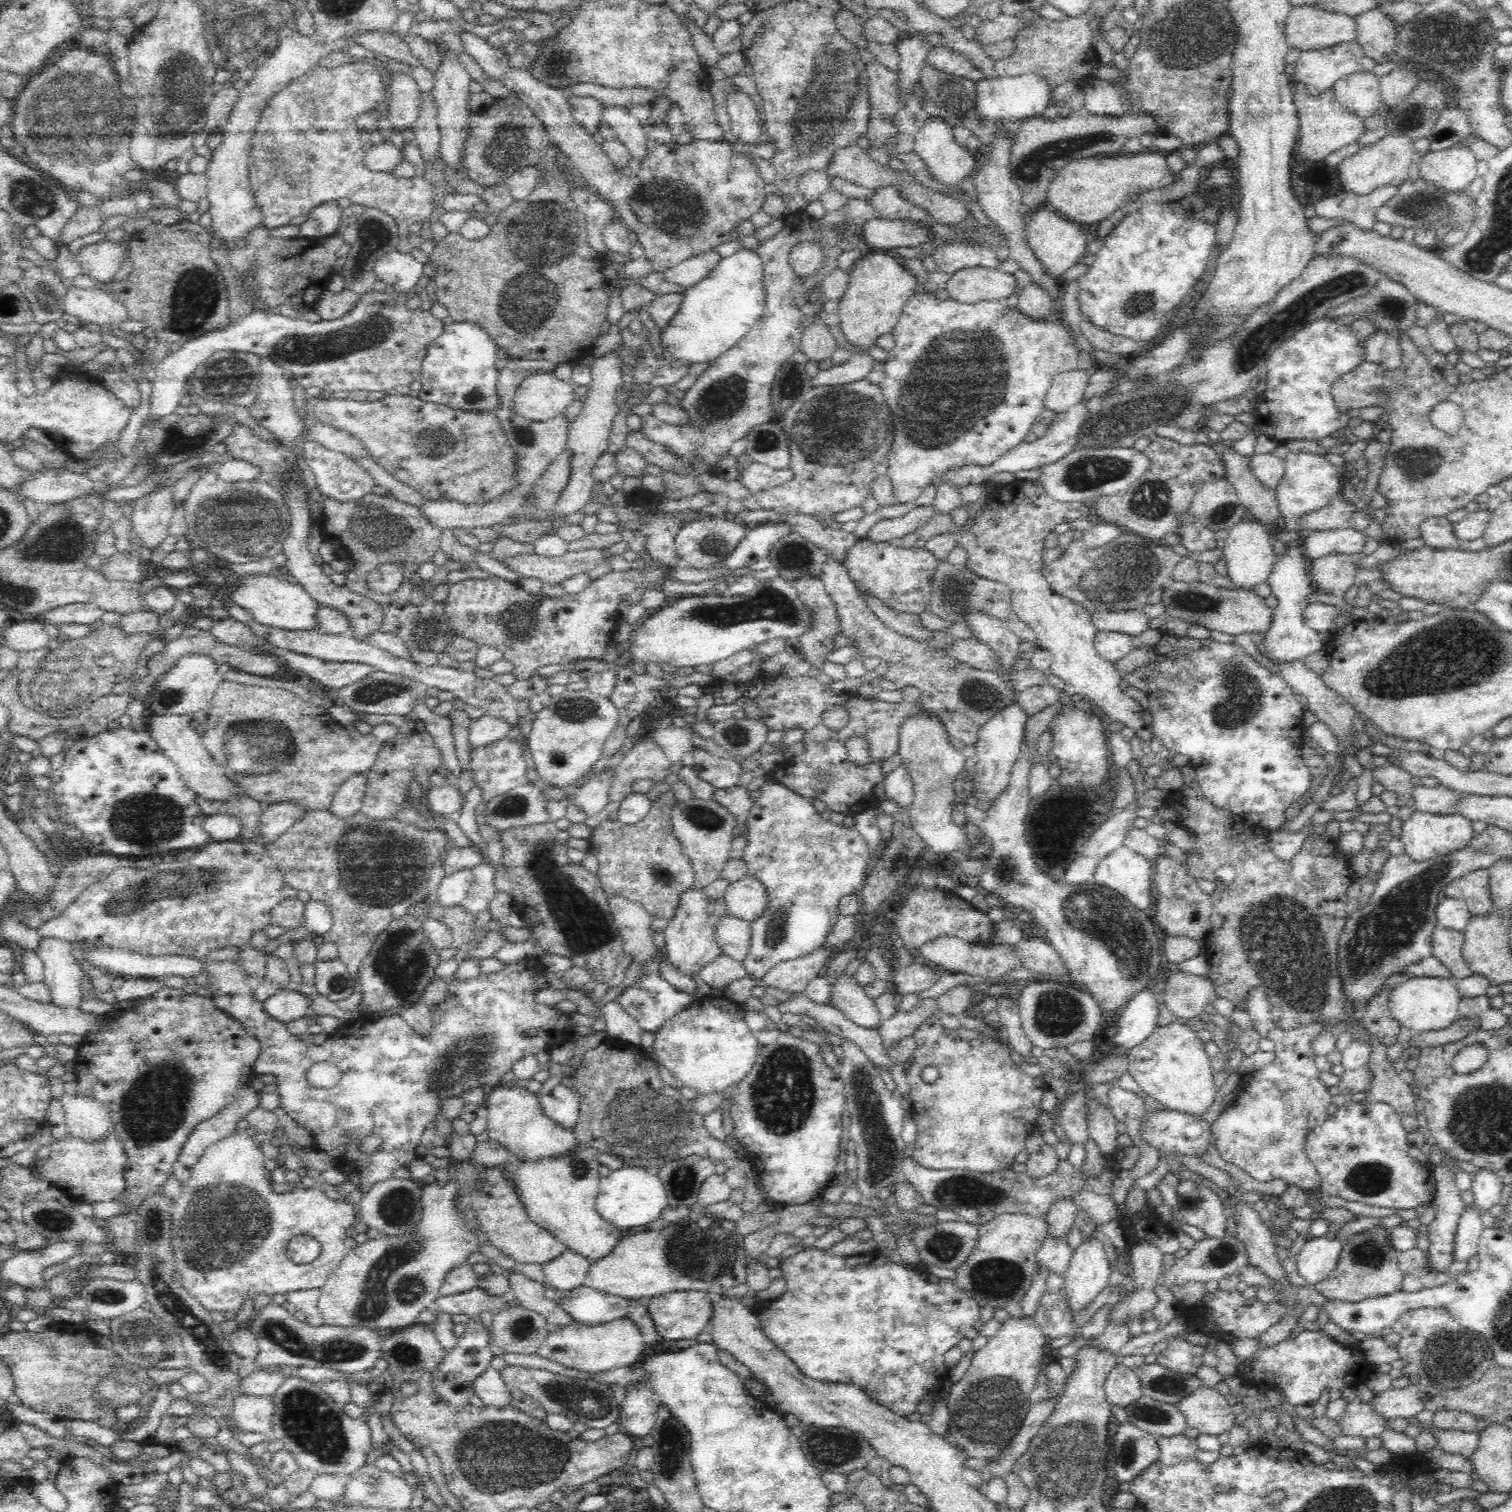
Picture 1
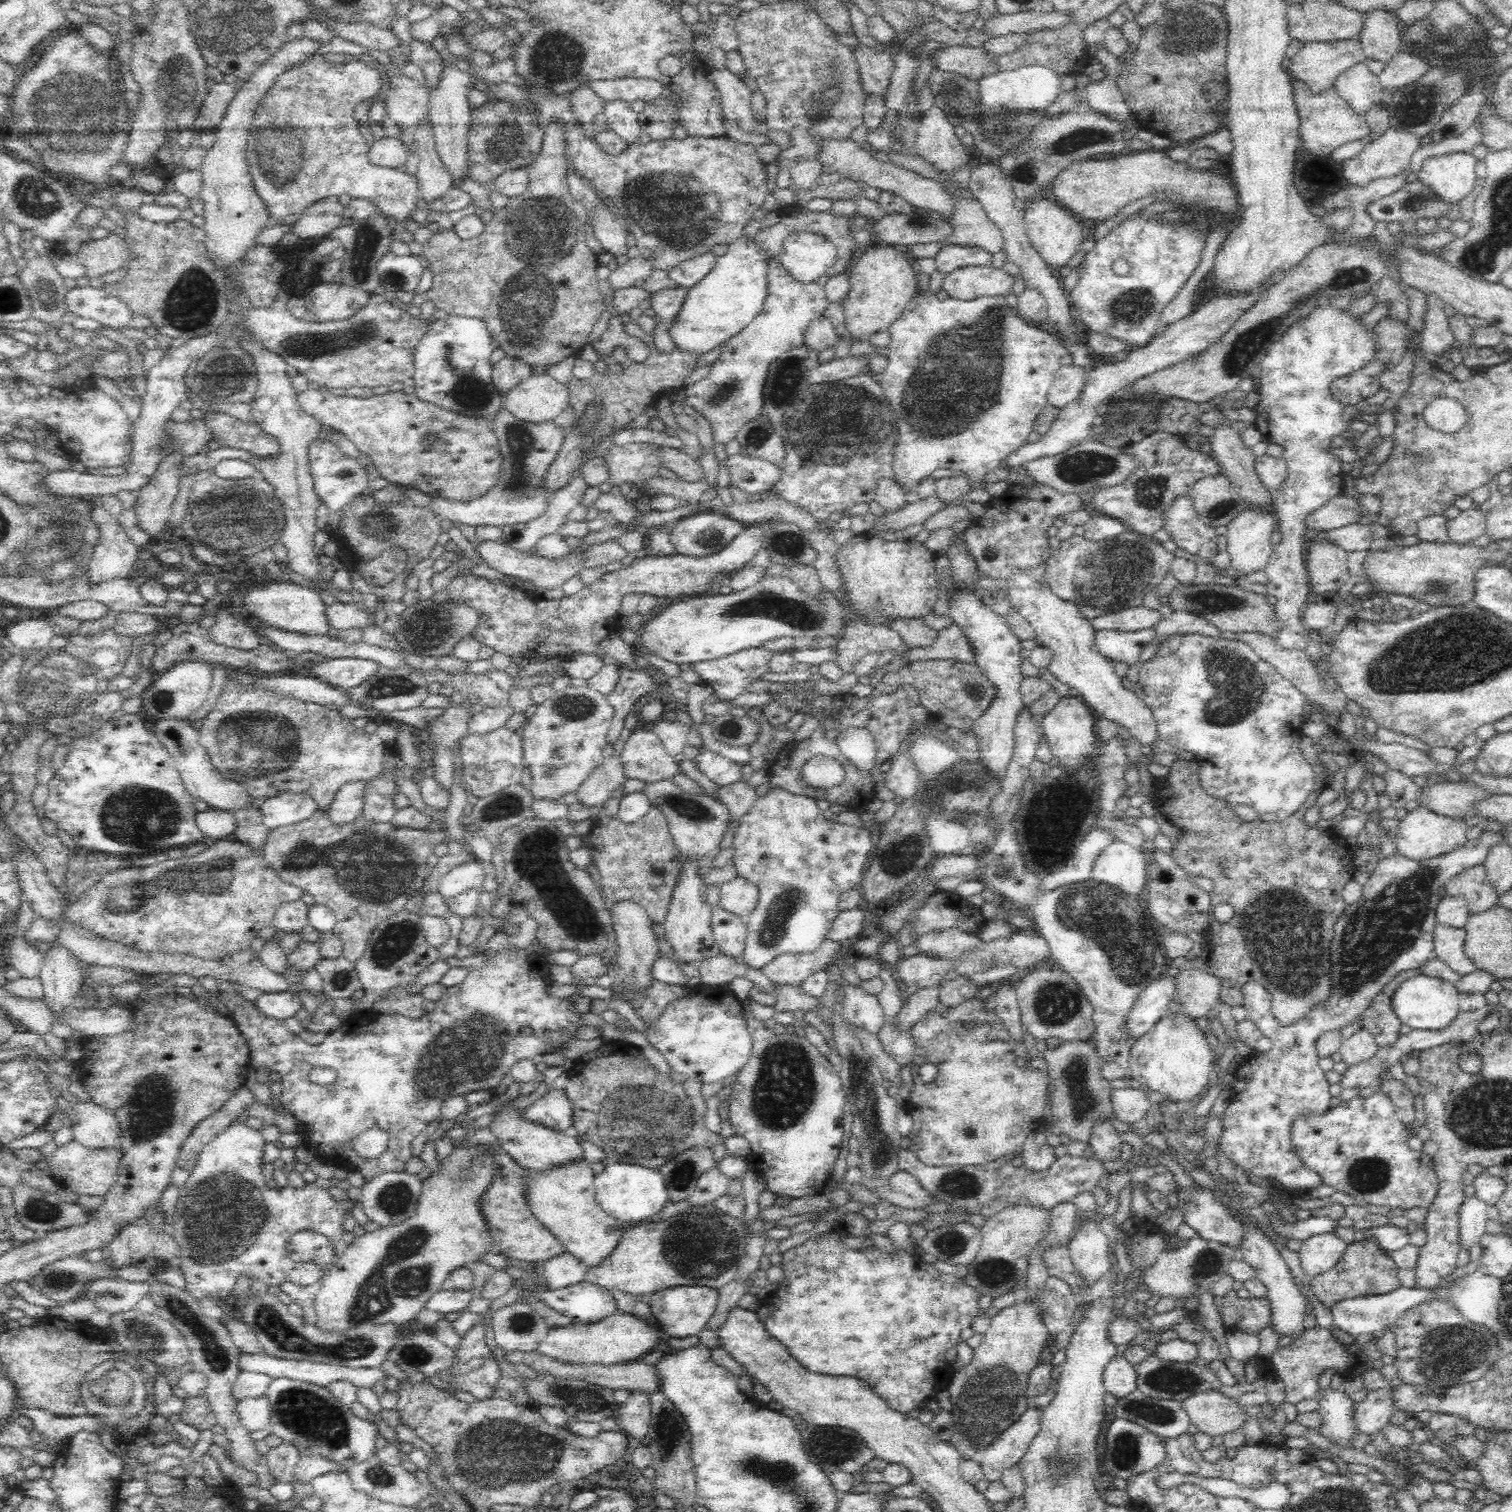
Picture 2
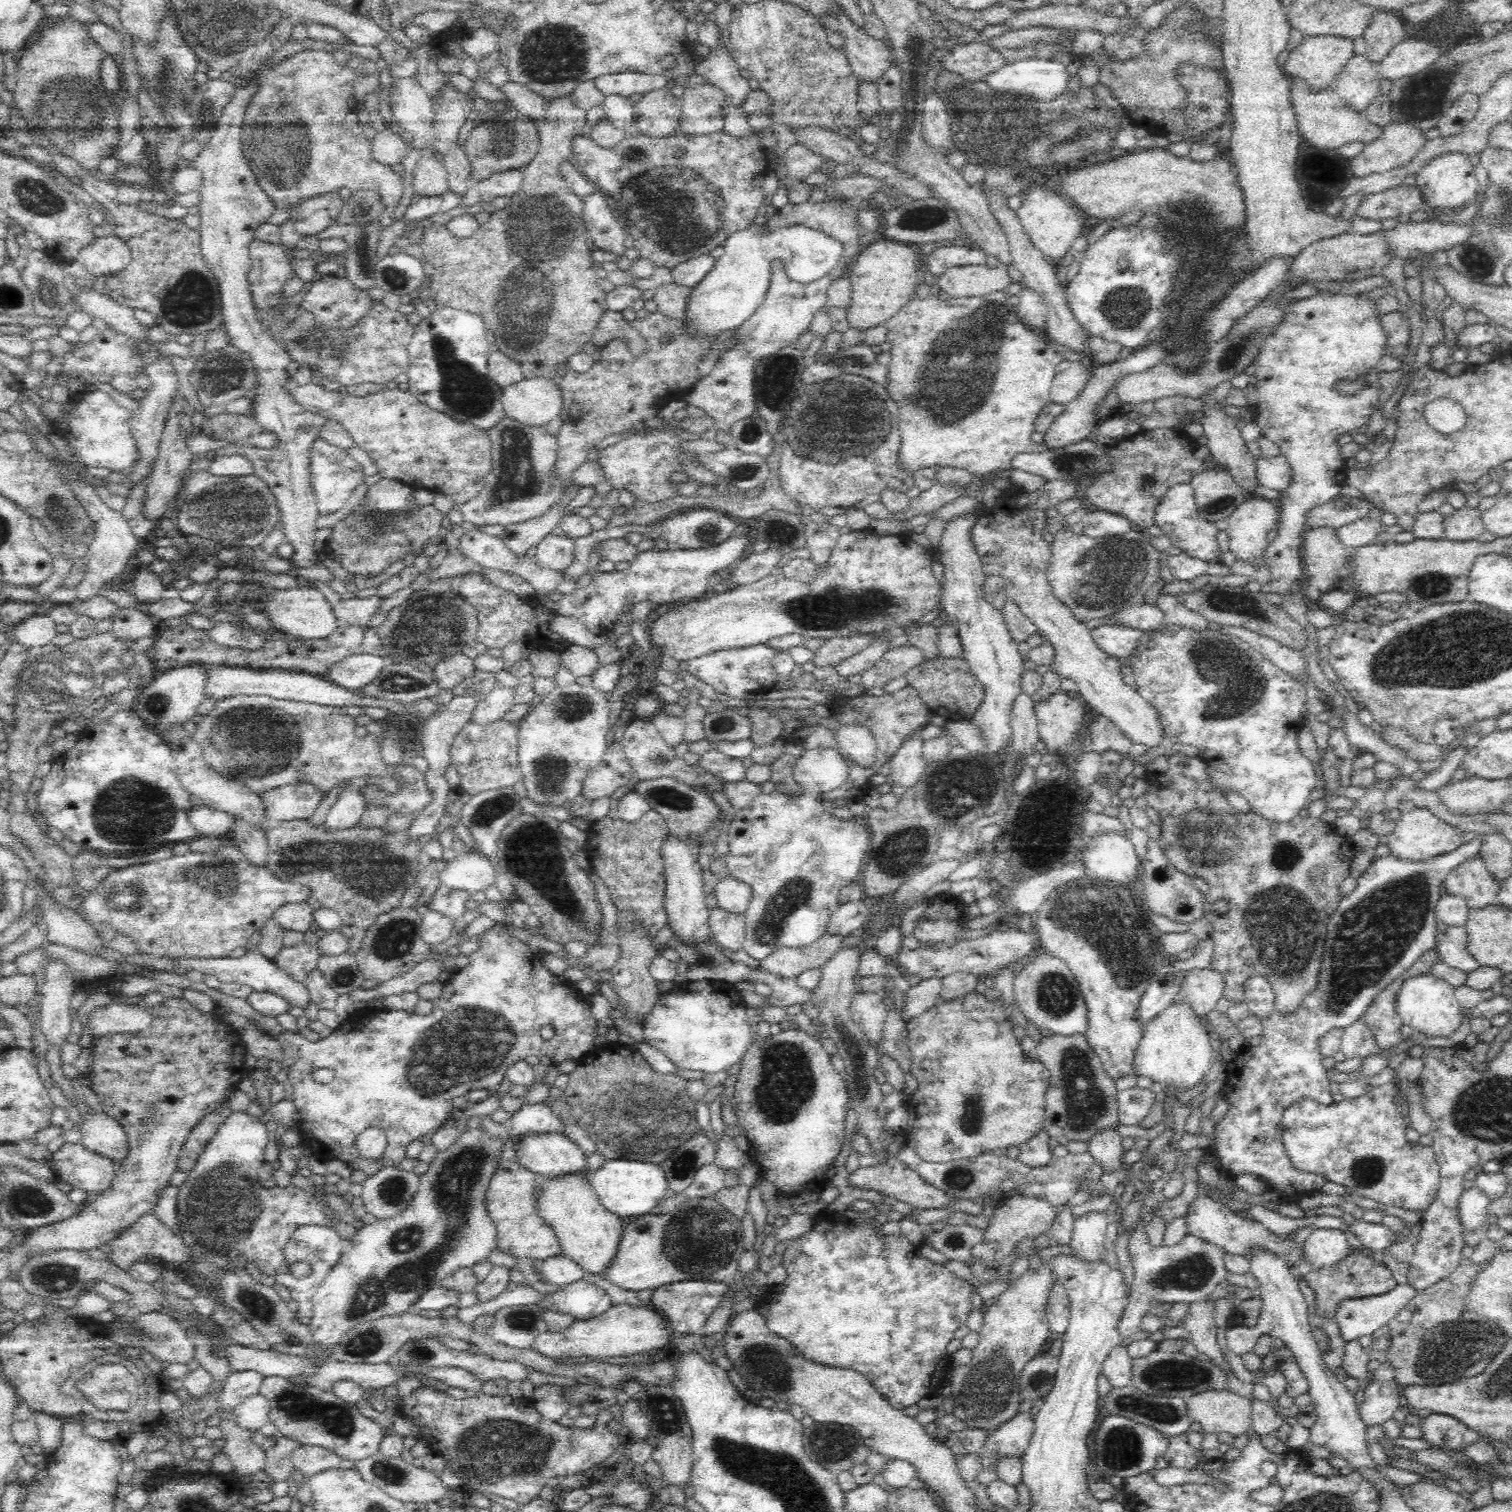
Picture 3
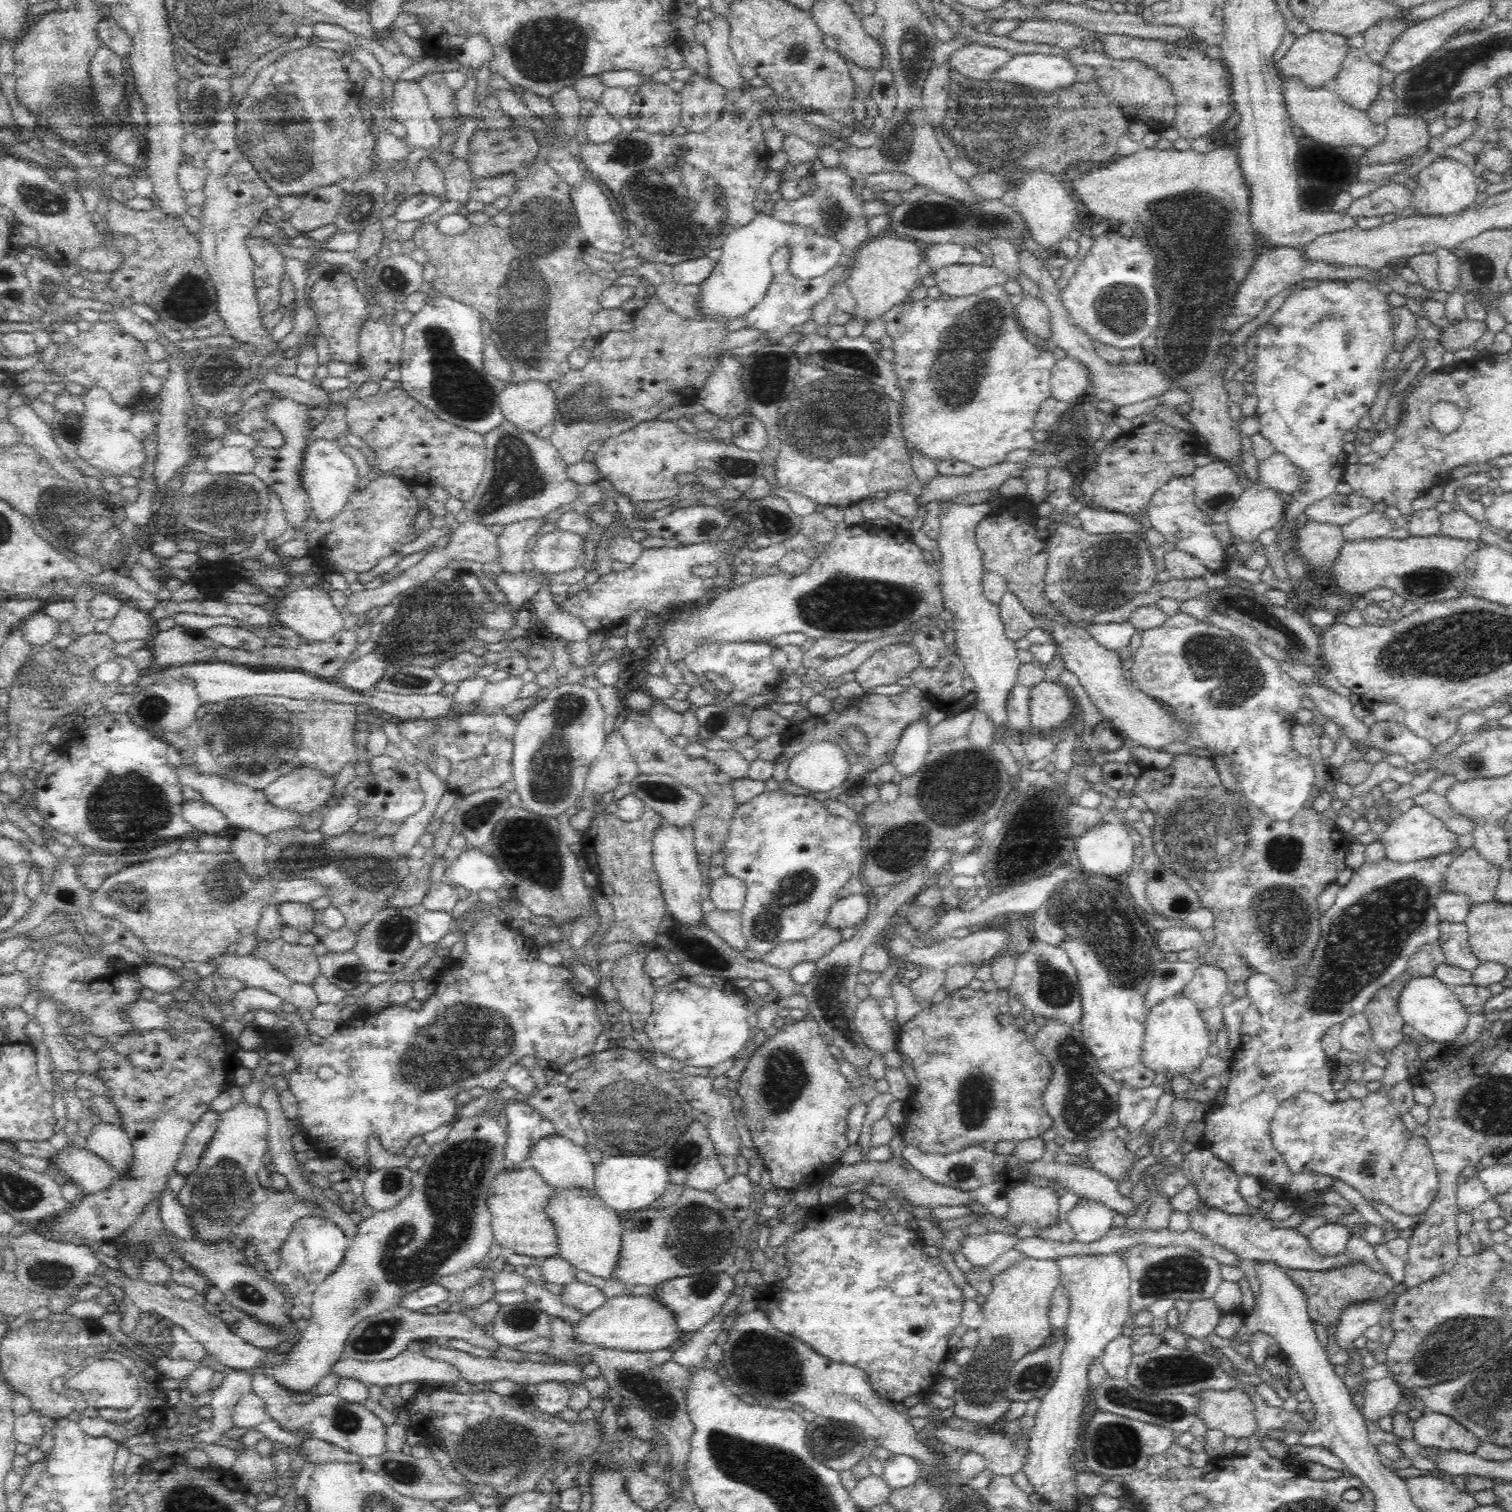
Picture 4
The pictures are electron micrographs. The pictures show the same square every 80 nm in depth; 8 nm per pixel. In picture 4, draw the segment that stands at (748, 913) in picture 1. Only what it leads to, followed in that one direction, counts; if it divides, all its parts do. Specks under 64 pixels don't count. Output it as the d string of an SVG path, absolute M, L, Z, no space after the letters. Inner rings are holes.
M724 874L711 883L709 899L714 903L716 910L730 912L742 908L746 894L746 886L742 880Z

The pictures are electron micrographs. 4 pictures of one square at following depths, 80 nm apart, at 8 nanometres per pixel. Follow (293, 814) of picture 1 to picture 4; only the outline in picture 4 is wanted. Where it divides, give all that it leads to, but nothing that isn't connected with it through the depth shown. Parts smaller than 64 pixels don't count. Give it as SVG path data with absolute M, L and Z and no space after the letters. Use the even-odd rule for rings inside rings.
M294 765L270 781L264 794L272 805L290 811L310 813L325 803L336 784L336 774L328 774L321 767Z

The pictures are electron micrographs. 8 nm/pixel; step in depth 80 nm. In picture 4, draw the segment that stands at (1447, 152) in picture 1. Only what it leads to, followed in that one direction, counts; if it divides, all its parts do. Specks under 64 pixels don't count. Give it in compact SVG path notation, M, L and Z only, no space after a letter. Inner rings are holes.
M1455 158L1438 159L1427 168L1424 168L1415 178L1417 184L1412 191L1413 197L1409 206L1412 206L1414 210L1418 210L1416 214L1446 216L1457 213L1474 204L1479 192L1472 170L1455 160Z

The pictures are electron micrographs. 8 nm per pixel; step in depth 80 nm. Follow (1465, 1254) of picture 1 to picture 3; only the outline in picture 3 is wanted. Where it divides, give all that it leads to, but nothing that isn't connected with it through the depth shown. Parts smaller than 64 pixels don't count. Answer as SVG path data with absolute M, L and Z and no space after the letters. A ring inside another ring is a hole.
M1478 1185L1470 1186L1460 1193L1459 1218L1466 1232L1478 1234L1480 1226L1489 1216L1489 1206L1492 1202Z

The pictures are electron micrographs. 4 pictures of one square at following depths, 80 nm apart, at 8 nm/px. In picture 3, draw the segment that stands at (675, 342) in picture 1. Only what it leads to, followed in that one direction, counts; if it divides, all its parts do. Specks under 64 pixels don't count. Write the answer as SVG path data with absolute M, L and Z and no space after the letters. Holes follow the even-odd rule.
M752 224L744 230L731 234L723 245L723 256L715 263L714 268L693 288L690 294L686 323L690 325L690 331L698 337L716 335L728 330L738 328L745 320L754 314L754 311L762 304L766 296L771 280L771 263L778 258L785 266L786 275L794 281L808 284L826 276L841 260L843 245L835 238L826 236L823 232L808 228L804 225L782 225L774 227L763 224Z

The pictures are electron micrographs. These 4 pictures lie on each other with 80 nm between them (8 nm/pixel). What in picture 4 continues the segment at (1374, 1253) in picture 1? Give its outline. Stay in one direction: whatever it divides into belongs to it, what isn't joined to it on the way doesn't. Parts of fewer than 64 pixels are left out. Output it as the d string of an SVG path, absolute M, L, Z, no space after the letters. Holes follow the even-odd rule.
M1358 1262L1346 1268L1326 1270L1326 1271L1307 1271L1285 1269L1286 1276L1300 1288L1306 1296L1307 1313L1310 1322L1322 1324L1322 1326L1336 1326L1341 1314L1349 1306L1364 1304L1364 1302L1378 1302L1390 1295L1396 1286L1393 1278L1388 1274L1374 1272L1366 1264Z

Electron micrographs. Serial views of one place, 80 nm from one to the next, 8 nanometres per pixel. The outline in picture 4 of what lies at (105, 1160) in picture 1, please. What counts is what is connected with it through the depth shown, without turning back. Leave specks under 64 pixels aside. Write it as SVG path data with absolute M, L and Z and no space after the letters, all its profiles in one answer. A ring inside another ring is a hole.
M66 1147L53 1161L67 1180L76 1184L81 1196L106 1190L117 1177L105 1160L86 1148Z

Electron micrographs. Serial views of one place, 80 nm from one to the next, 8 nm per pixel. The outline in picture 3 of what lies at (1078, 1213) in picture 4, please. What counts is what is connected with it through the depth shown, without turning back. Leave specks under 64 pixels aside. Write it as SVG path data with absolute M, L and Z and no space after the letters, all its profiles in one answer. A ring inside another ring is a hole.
M1110 1211L1104 1212L1088 1212L1088 1214L1082 1214L1082 1216L1076 1216L1074 1218L1073 1235L1070 1241L1072 1249L1074 1249L1074 1255L1080 1257L1080 1259L1086 1259L1086 1261L1097 1261L1098 1259L1106 1258L1106 1252L1104 1252L1104 1244L1106 1244L1106 1230L1110 1222Z

